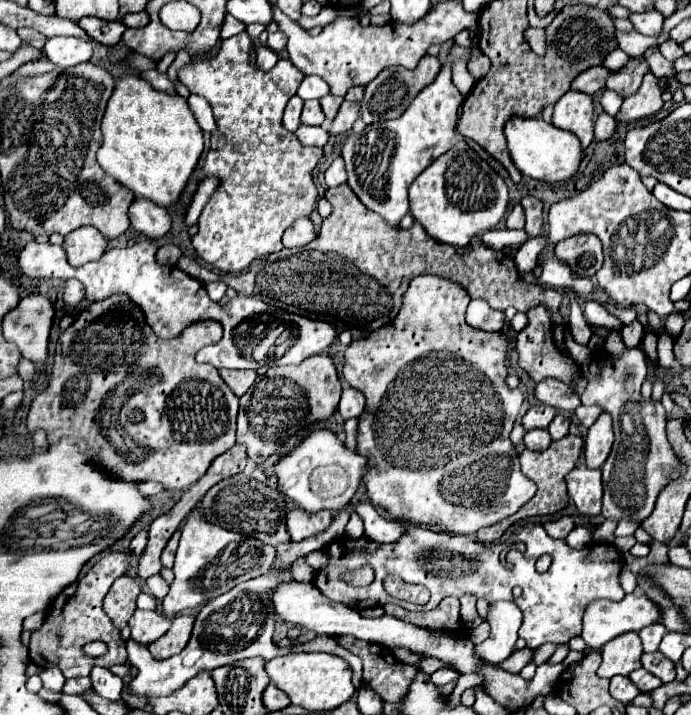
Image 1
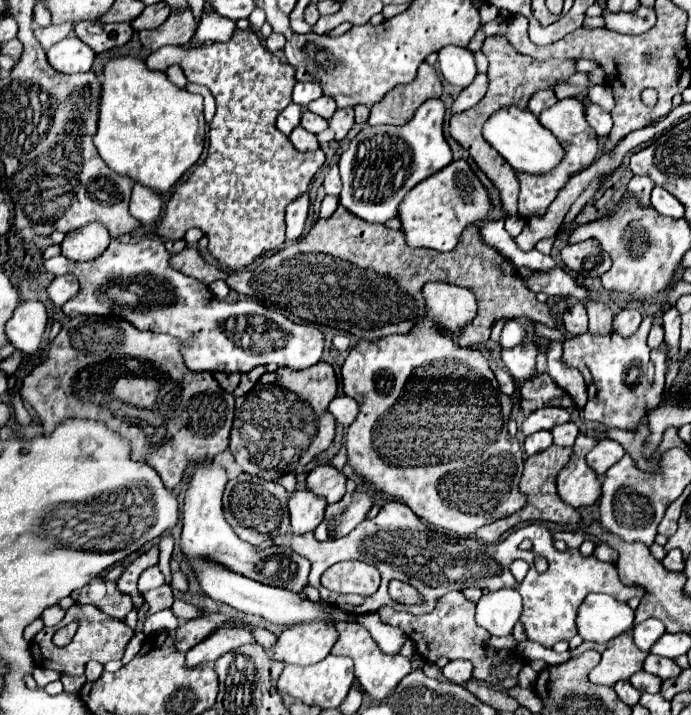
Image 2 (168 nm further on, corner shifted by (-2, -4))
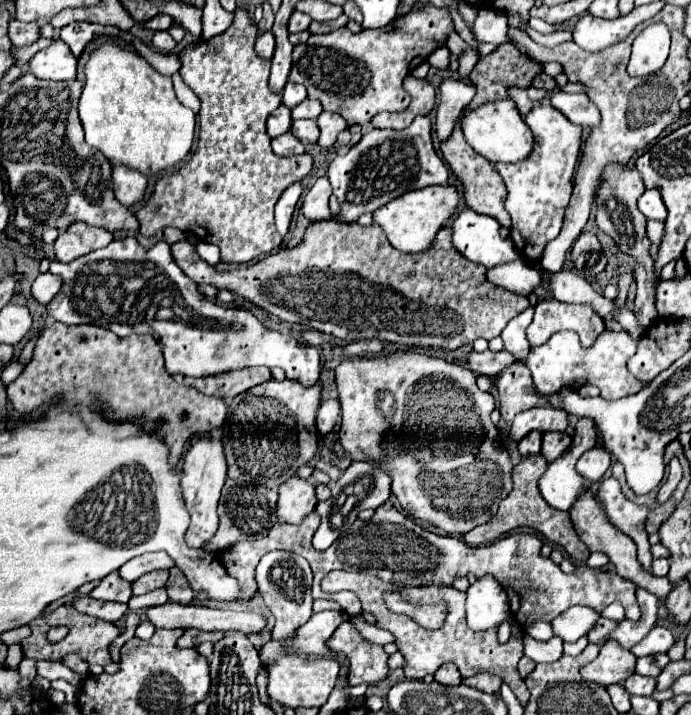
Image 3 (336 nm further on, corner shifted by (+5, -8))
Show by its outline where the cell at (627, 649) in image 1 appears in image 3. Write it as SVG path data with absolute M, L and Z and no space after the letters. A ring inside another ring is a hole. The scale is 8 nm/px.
M609 640L601 646L599 656L581 668L581 676L601 686L623 684L635 674L635 660L637 658L629 650L621 648L615 640Z

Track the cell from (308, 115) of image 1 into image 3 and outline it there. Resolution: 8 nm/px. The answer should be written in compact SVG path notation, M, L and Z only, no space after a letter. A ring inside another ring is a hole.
M295 120L291 126L291 134L303 144L315 144L319 138L319 128L315 120Z

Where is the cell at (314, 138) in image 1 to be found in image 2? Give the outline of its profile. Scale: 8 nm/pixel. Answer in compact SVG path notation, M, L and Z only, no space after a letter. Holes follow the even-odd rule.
M302 126L294 128L294 130L292 130L292 134L290 134L288 138L292 140L294 148L296 148L296 150L300 150L300 152L308 152L308 150L318 150L318 148L320 148L316 134L306 132Z

